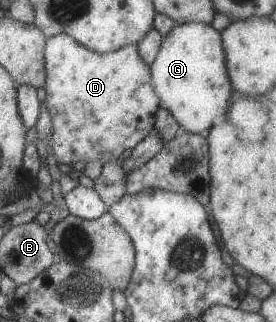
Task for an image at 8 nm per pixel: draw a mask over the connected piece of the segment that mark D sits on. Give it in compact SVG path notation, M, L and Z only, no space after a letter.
M67 34L45 37L47 79L45 102L53 122L52 148L59 163L72 165L78 160L98 160L102 164L121 160L124 150L132 150L155 128L155 114L161 107L153 87L151 68L142 60L137 45L126 45L111 53L100 54L78 44Z

